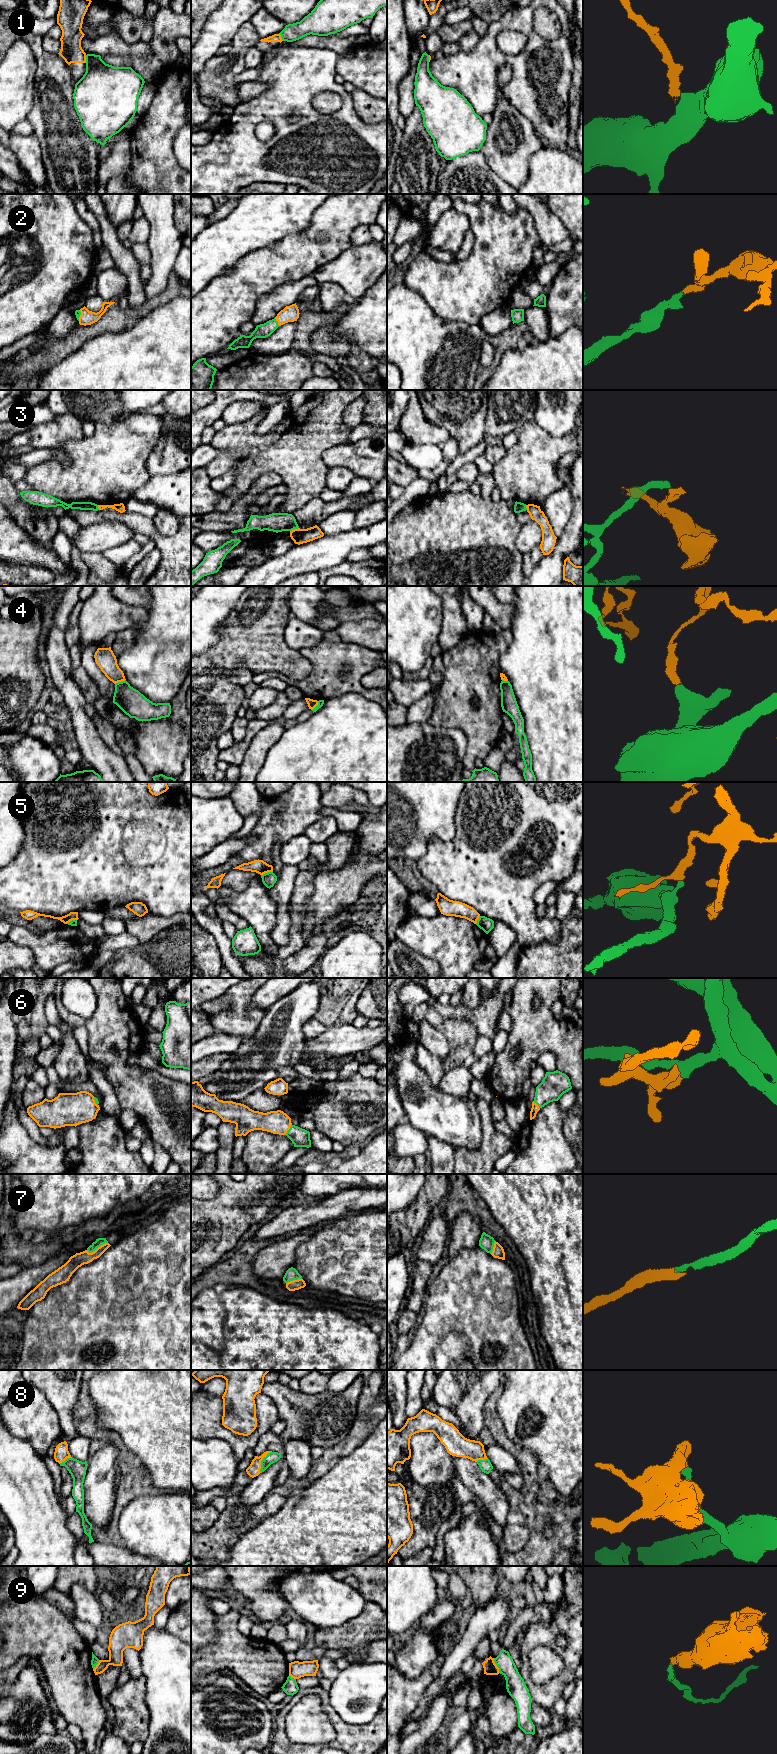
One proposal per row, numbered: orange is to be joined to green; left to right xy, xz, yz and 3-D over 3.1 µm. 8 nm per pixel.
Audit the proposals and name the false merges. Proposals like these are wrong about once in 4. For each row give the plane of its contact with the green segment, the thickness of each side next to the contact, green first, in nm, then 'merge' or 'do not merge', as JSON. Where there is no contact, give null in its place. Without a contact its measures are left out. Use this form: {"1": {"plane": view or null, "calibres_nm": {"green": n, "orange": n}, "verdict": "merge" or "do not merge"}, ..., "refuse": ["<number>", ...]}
{"1": {"plane": "xy", "calibres_nm": {"green": 340, "orange": 180}, "verdict": "do not merge"}, "2": {"plane": "xz", "calibres_nm": {"green": 110, "orange": 130}, "verdict": "merge"}, "3": {"plane": "xz", "calibres_nm": {"green": 160, "orange": 120}, "verdict": "do not merge"}, "4": {"plane": "xy", "calibres_nm": {"green": 200, "orange": 160}, "verdict": "do not merge"}, "5": {"plane": "xz", "calibres_nm": {"green": 110, "orange": 110}, "verdict": "do not merge"}, "6": {"plane": "xz", "calibres_nm": {"green": 150, "orange": 190}, "verdict": "merge"}, "7": {"plane": "xy", "calibres_nm": {"green": 60, "orange": 110}, "verdict": "merge"}, "8": {"plane": "xz", "calibres_nm": {"green": 90, "orange": 100}, "verdict": "merge"}, "9": {"plane": "yz", "calibres_nm": {"green": 160, "orange": 110}, "verdict": "do not merge"}, "refuse": ["1", "3", "4", "5", "9"]}

